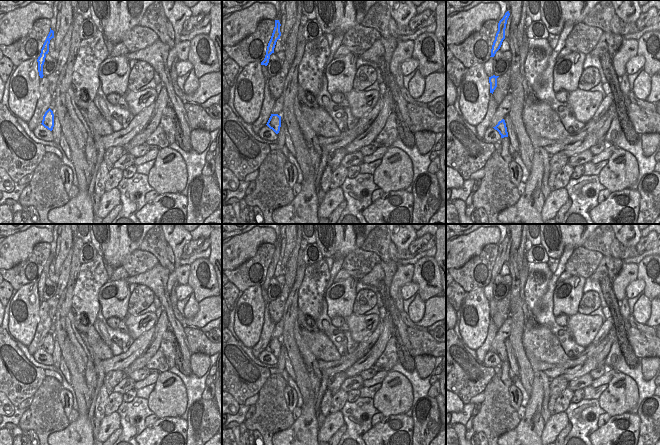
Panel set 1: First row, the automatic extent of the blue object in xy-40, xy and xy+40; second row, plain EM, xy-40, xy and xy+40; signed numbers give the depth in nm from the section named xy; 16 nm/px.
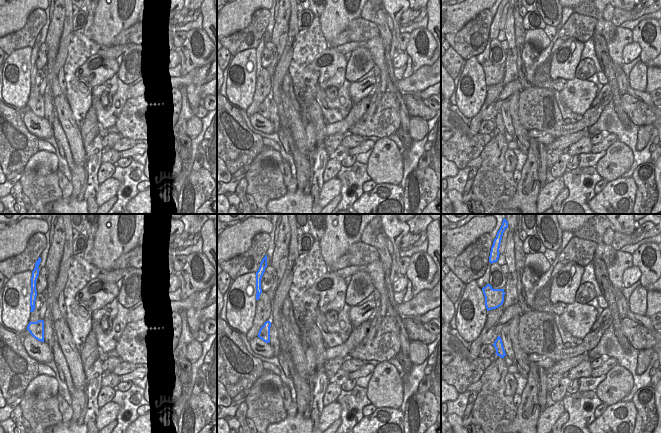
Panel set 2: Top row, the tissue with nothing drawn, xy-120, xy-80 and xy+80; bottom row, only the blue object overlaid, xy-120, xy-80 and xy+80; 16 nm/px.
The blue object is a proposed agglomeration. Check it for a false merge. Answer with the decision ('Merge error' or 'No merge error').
Merge error

